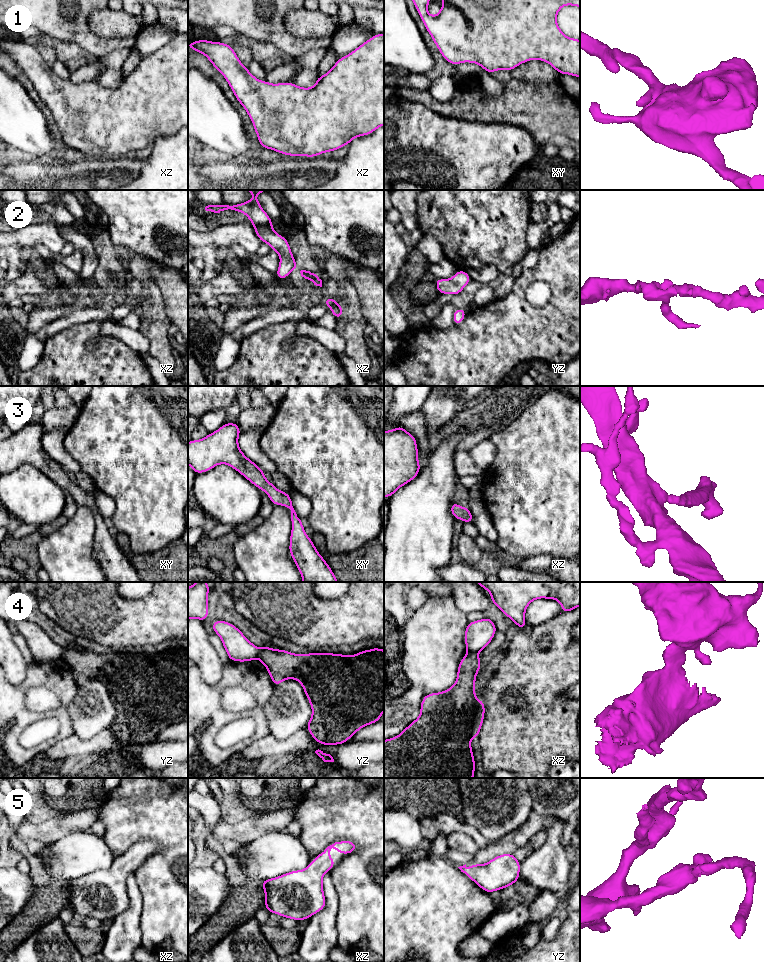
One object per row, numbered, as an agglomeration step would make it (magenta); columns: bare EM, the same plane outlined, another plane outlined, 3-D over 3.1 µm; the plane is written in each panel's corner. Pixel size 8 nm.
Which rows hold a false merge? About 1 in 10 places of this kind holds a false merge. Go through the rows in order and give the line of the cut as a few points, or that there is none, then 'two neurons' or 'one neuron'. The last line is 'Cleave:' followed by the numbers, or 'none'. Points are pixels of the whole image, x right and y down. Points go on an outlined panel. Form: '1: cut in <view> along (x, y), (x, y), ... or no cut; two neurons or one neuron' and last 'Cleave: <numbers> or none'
1: no cut; one neuron
2: no cut; one neuron
3: no cut; one neuron
4: cut in xz along (468, 651), (476, 653); two neurons
5: no cut; one neuron
Cleave: 4

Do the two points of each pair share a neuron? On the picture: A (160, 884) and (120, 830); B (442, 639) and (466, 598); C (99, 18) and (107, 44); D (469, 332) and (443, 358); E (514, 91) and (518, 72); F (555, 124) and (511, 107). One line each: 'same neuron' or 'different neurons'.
A: same neuron
B: different neurons
C: different neurons
D: same neuron
E: different neurons
F: same neuron

